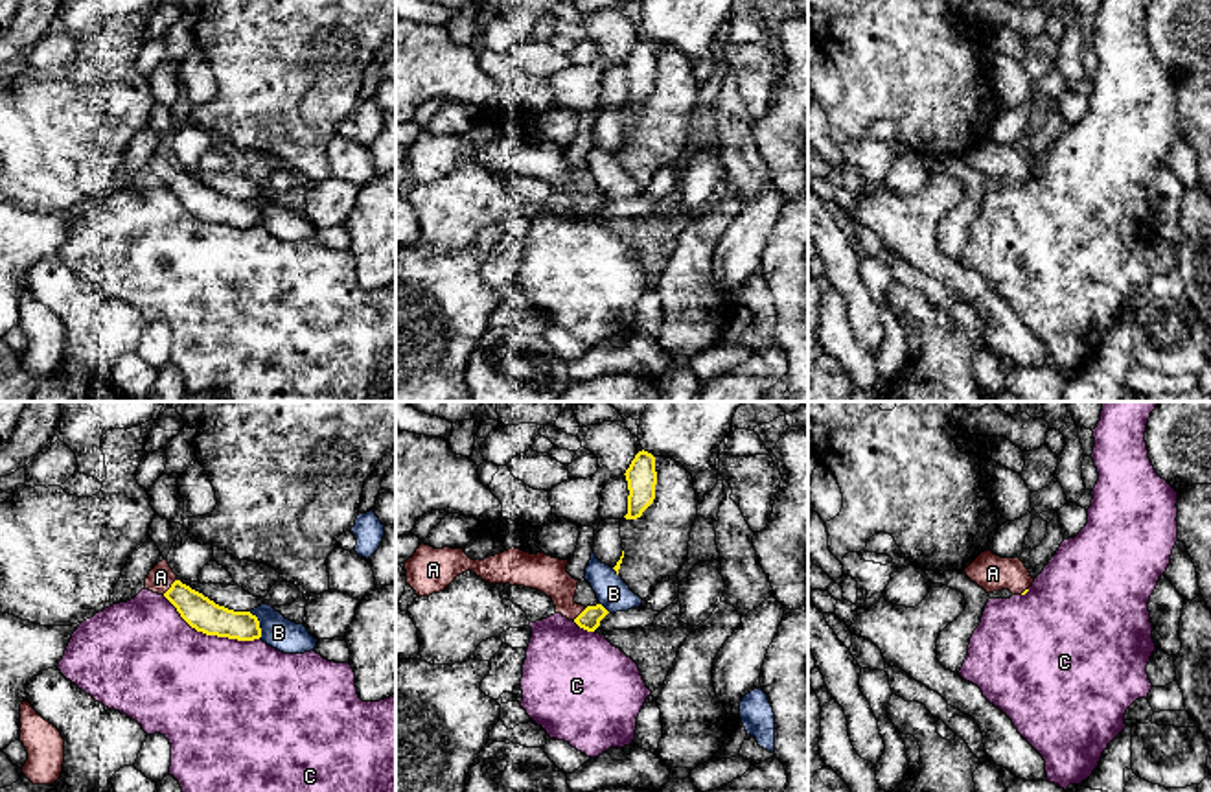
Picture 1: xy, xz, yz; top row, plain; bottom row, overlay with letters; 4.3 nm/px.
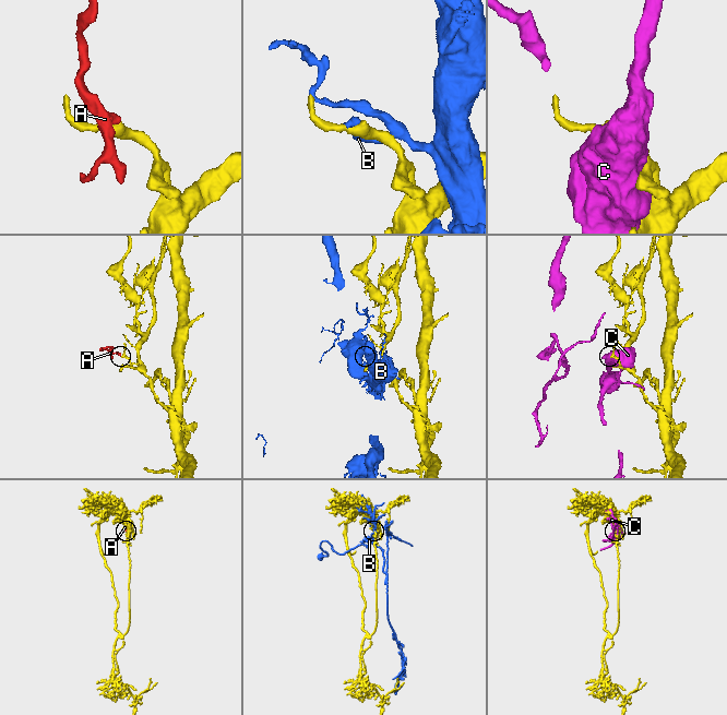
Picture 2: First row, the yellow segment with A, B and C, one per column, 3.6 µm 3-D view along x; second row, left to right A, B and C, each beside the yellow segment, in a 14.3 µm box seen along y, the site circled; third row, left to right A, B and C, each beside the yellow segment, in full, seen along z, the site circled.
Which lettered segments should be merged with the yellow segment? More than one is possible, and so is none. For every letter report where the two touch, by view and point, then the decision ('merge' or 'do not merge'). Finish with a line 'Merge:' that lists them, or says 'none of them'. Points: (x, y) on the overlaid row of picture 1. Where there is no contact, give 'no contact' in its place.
A: contact xy (172, 586); merge
B: contact xy (258, 625); do not merge
C: contact xy (210, 634); do not merge
Merge: A

